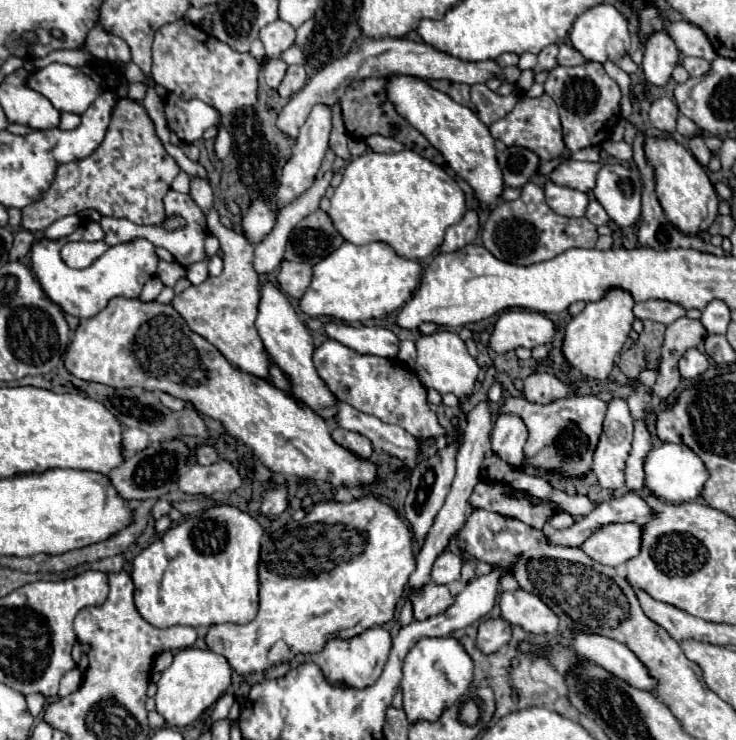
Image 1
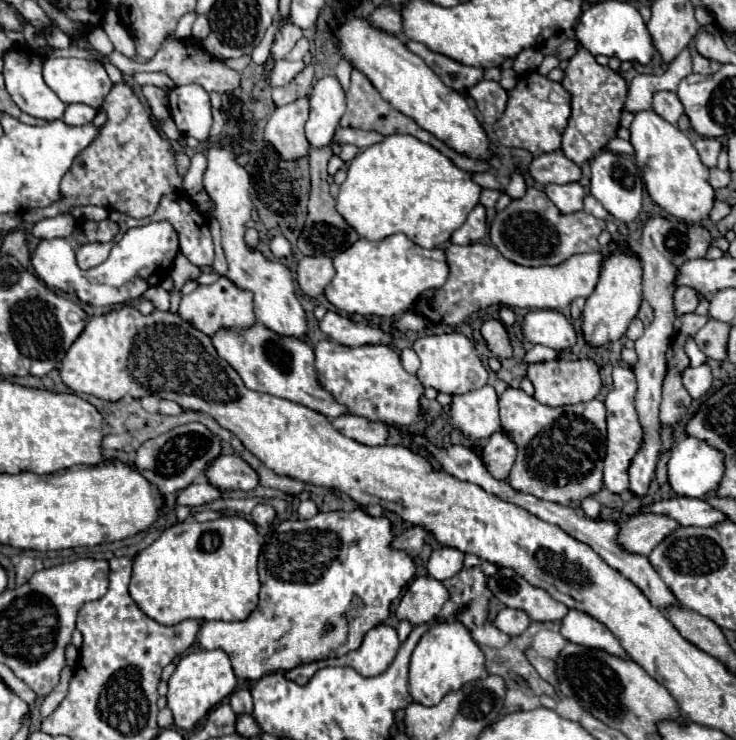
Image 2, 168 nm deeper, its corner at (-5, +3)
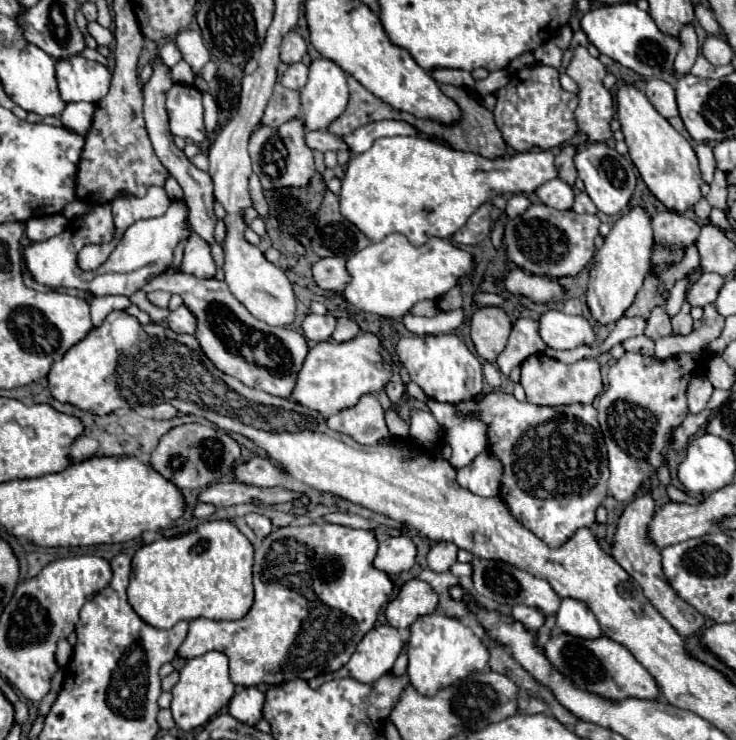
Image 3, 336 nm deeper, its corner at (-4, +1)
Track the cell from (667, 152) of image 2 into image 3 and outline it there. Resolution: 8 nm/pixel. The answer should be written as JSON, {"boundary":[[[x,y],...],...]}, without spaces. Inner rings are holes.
{"boundary":[[[621,85],[617,89],[617,119],[621,123],[629,155],[651,193],[671,211],[683,213],[691,209],[701,199],[699,185],[703,181],[697,165],[697,155],[689,141],[677,133],[663,115],[657,113],[645,93],[635,85]]]}

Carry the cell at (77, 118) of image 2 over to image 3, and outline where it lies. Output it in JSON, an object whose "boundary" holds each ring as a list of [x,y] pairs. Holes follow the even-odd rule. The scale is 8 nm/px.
{"boundary":[[[67,103],[65,111],[61,113],[61,123],[79,133],[79,135],[85,135],[93,123],[93,111],[95,111],[95,105],[93,103]]]}

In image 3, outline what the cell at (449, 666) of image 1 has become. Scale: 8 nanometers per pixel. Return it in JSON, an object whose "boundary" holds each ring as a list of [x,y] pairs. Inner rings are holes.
{"boundary":[[[429,613],[425,617],[417,617],[417,621],[409,627],[411,637],[407,641],[407,675],[411,685],[421,695],[435,695],[439,689],[449,687],[453,681],[467,677],[471,671],[483,671],[489,661],[489,651],[481,643],[481,639],[459,619]]]}

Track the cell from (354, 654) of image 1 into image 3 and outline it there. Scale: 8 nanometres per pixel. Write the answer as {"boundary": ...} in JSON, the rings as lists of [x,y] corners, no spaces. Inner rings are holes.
{"boundary":[[[391,625],[373,627],[361,639],[355,653],[351,655],[351,661],[343,669],[329,673],[329,675],[315,677],[309,681],[309,685],[313,689],[317,689],[321,683],[325,683],[329,679],[343,679],[343,677],[371,685],[379,677],[383,677],[391,671],[401,649],[403,649],[403,639],[397,629],[393,629]]]}

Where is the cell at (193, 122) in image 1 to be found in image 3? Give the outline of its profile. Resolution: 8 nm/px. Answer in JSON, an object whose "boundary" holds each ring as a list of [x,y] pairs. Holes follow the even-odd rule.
{"boundary":[[[175,83],[167,93],[167,113],[171,135],[193,139],[195,143],[205,141],[203,127],[203,103],[201,91],[191,85]]]}

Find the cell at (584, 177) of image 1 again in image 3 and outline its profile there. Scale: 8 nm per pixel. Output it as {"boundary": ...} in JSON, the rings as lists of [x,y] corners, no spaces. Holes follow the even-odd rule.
{"boundary":[[[381,137],[373,147],[361,155],[349,159],[339,203],[341,213],[353,221],[371,241],[381,241],[389,233],[403,233],[411,245],[419,247],[427,243],[429,237],[449,239],[457,229],[465,225],[469,215],[483,203],[497,195],[517,195],[531,193],[539,185],[557,177],[553,151],[523,151],[513,157],[487,159],[477,153],[465,153],[451,149],[445,143],[421,139],[421,137]]]}

